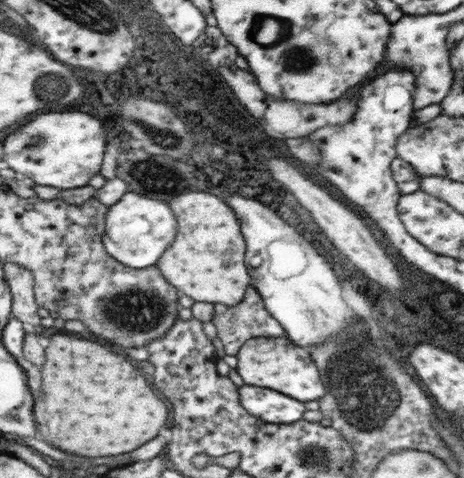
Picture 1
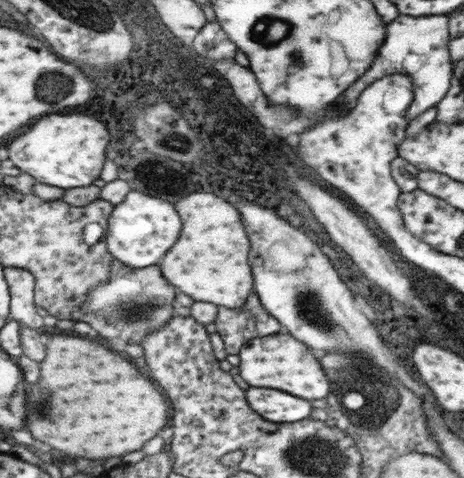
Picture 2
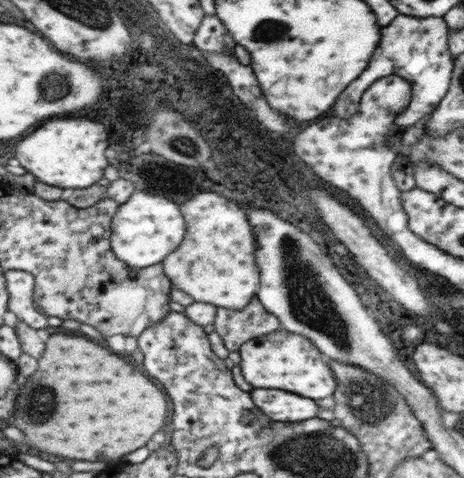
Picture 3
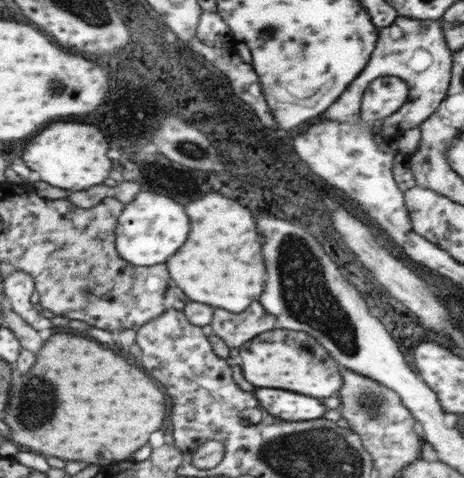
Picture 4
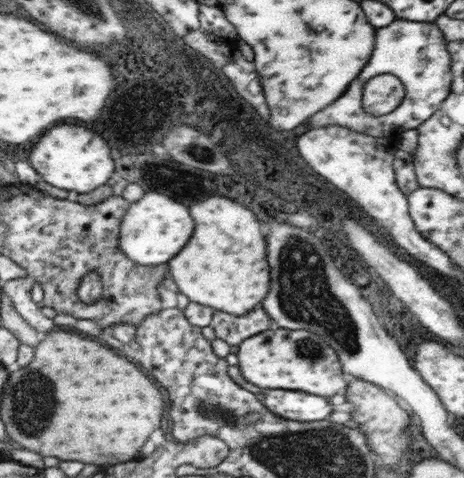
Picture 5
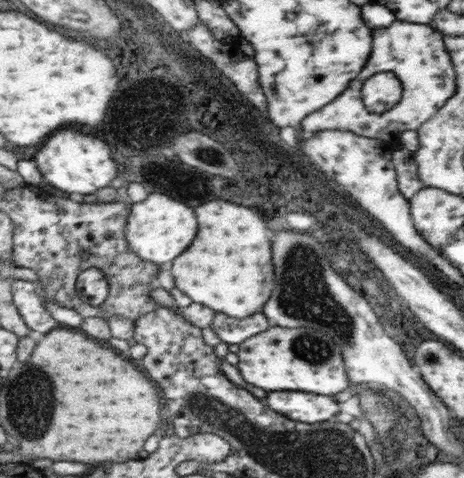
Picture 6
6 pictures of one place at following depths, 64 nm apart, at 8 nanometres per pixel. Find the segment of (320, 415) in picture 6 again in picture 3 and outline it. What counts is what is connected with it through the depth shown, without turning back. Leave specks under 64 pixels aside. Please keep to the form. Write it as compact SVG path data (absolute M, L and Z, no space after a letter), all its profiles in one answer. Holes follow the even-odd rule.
M253 388L249 394L255 396L253 398L255 408L277 422L287 424L287 422L315 420L319 412L311 398L301 398L291 392L281 392L271 388Z

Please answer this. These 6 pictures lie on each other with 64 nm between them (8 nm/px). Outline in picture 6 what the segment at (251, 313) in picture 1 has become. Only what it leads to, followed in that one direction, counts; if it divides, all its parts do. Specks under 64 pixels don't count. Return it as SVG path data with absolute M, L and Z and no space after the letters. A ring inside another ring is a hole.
M257 312L255 316L243 320L235 320L225 314L215 314L209 328L225 344L243 344L243 340L249 340L251 336L259 336L259 332L265 332L269 326L271 322L265 318L265 314Z

